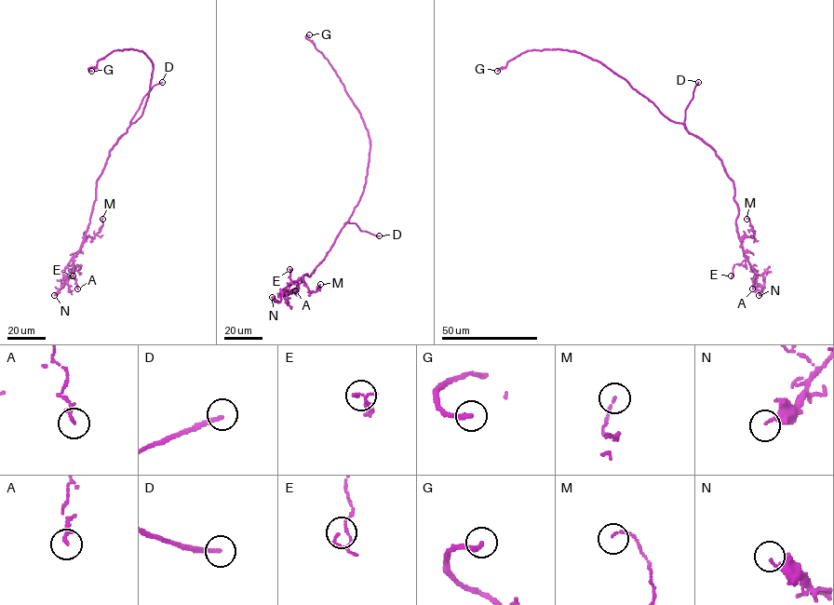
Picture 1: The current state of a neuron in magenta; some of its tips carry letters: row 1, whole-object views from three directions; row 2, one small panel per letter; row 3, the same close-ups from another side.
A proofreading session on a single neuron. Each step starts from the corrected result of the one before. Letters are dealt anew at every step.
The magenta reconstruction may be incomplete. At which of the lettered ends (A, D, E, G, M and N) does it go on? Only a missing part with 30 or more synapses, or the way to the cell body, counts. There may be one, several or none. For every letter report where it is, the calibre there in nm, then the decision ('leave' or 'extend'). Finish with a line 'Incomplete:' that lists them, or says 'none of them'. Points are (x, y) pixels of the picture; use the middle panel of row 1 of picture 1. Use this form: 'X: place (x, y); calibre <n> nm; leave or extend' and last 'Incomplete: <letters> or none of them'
A: place (295, 290); calibre 170 nm; leave
D: place (379, 235); calibre 180 nm; extend
E: place (289, 269); calibre 70 nm; leave
G: place (309, 34); calibre 240 nm; extend
M: place (320, 284); calibre 110 nm; leave
N: place (272, 297); calibre 190 nm; leave
Incomplete: D, G

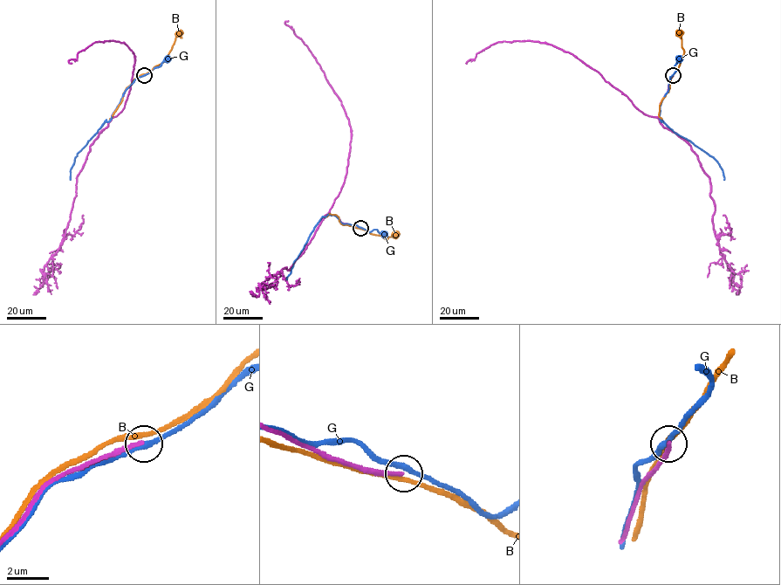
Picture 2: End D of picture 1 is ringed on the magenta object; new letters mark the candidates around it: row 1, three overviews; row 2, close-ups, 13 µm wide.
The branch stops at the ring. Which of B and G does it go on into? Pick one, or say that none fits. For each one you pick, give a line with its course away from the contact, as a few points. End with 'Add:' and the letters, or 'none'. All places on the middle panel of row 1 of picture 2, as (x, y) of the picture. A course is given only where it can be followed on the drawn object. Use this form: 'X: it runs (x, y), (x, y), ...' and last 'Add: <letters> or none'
Add: none

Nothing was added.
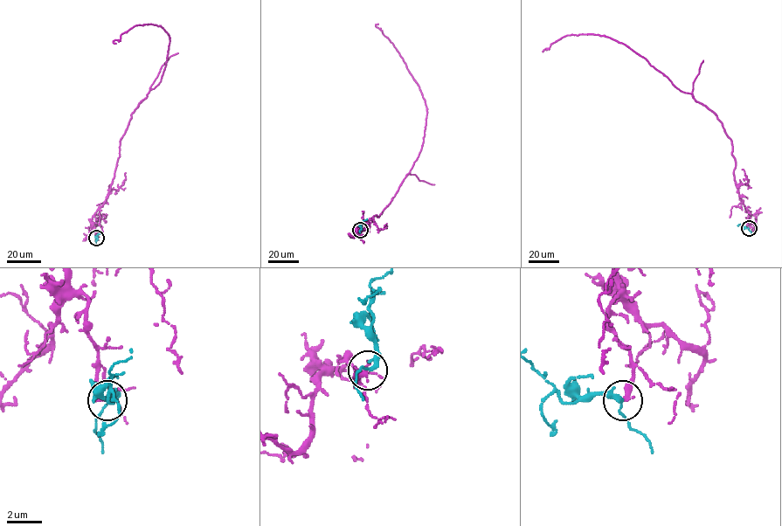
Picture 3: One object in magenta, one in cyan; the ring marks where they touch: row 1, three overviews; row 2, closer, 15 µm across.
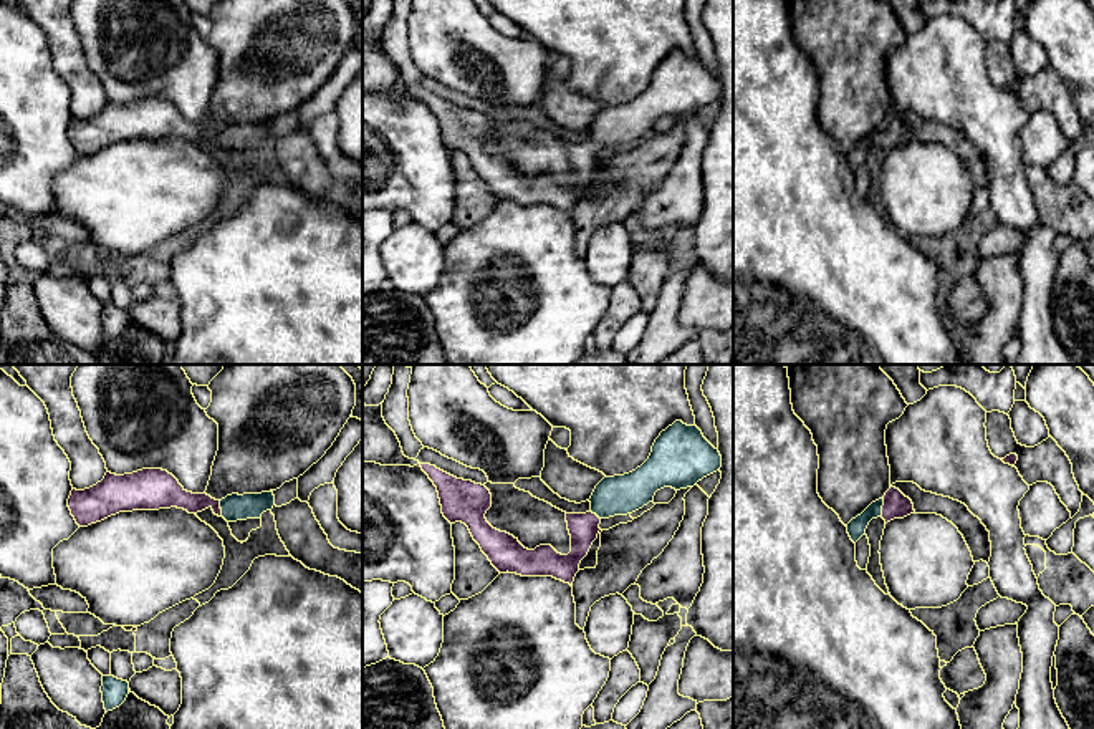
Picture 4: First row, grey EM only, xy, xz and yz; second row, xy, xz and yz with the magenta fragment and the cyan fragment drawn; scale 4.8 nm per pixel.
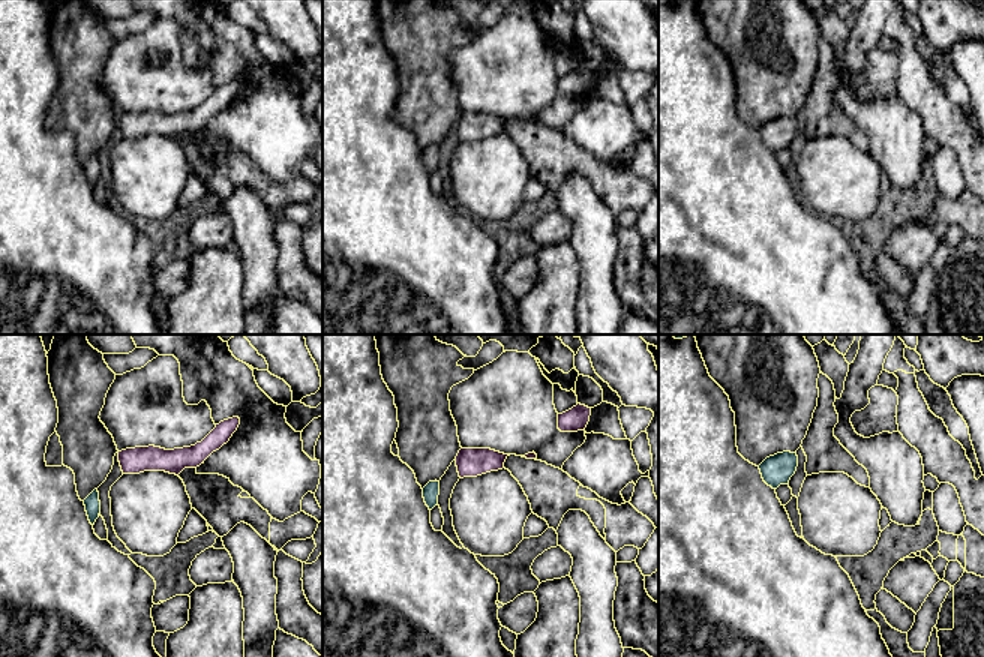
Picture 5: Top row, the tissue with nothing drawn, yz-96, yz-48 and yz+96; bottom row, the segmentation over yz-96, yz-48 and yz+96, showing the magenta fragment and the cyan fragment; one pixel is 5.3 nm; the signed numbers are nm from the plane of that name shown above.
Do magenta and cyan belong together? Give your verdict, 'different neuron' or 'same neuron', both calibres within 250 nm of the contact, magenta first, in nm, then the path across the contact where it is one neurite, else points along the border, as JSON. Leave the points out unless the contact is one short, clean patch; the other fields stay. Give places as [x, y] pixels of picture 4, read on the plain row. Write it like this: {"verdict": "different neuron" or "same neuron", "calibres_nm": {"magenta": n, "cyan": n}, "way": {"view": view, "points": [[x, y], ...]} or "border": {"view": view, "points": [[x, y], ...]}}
{"verdict": "same neuron", "calibres_nm": {"magenta": 130, "cyan": 90}, "way": {"view": "yz", "points": [[896, 135], [882, 136], [873, 140], [856, 156]]}}

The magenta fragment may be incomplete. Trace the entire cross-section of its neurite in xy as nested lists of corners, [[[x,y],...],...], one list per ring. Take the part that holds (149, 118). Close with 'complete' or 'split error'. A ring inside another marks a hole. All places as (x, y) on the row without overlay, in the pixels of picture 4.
[[[142,98],[116,104],[106,101],[104,108],[84,119],[71,119],[68,136],[79,156],[101,151],[119,141],[184,138],[197,142],[212,138],[227,151],[260,147],[275,134],[273,121],[232,123],[222,129],[210,124],[187,121],[179,109],[162,98]]]; split error

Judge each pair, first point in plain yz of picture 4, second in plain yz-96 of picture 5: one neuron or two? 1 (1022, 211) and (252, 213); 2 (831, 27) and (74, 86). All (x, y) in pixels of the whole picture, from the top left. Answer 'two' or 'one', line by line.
1: one
2: one

